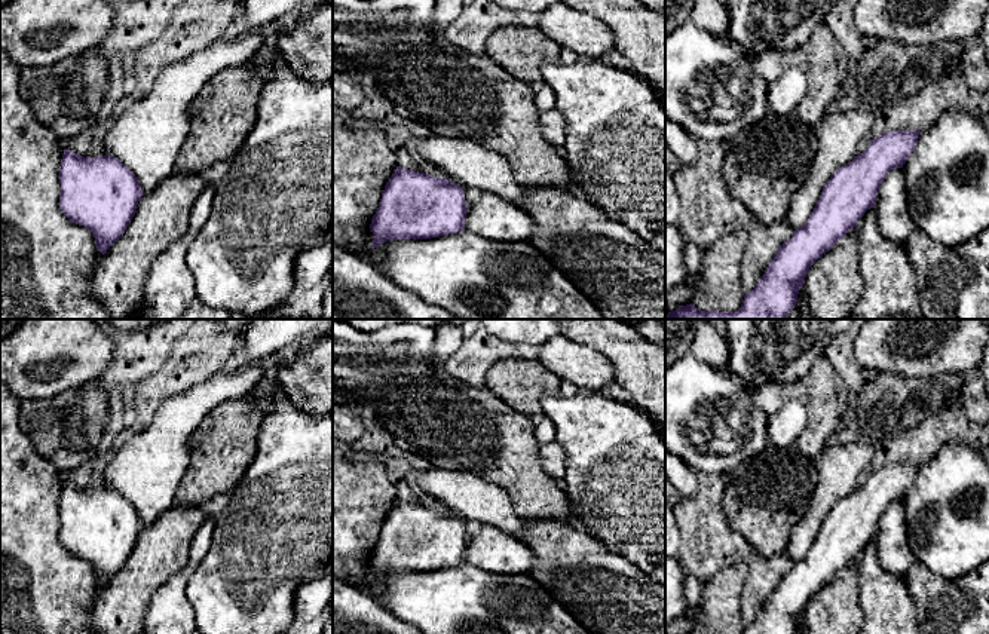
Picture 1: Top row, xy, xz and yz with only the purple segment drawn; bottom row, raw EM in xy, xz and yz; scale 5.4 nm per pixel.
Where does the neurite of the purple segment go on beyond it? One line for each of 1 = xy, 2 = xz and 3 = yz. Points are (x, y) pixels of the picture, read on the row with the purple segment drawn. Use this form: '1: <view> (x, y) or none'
1: none
2: none
3: none

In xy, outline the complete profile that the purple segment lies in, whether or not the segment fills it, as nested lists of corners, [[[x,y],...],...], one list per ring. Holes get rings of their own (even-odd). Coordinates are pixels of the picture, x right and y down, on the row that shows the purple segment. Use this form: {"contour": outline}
{"contour": [[[64,148],[59,165],[59,208],[88,227],[104,255],[129,226],[144,195],[135,174],[113,156],[83,157]]]}

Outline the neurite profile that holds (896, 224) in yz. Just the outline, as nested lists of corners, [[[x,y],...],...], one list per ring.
[[[903,168],[887,174],[876,195],[875,209],[882,236],[894,244],[906,244],[916,224],[907,209]]]

